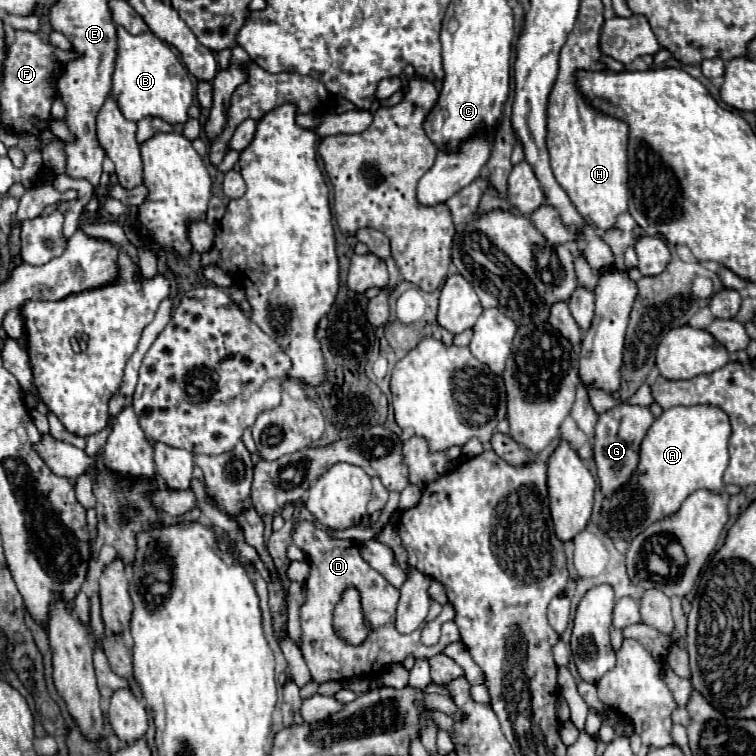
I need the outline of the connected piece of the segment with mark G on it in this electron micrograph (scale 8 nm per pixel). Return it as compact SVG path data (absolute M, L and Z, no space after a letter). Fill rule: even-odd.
M620 405L612 411L598 415L596 437L594 437L594 459L598 467L598 479L602 485L602 493L608 497L618 491L632 475L638 465L638 449L640 441L644 439L648 427L652 425L654 417L648 407L640 405Z

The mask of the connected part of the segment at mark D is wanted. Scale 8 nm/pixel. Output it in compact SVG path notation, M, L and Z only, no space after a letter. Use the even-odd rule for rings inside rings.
M302 521L294 535L292 535L294 545L298 545L308 561L310 561L310 577L306 579L306 599L304 605L300 607L300 623L302 623L302 655L304 661L312 673L312 679L318 683L324 681L344 681L350 679L352 675L362 675L362 677L374 677L380 671L384 671L390 663L400 663L408 655L414 655L416 659L424 657L430 659L438 653L444 651L446 645L460 641L460 633L454 621L446 621L442 625L442 635L440 641L432 647L426 647L420 643L420 633L422 627L418 627L410 635L402 635L394 627L394 615L396 615L396 603L398 603L398 589L392 587L378 571L374 571L360 555L360 547L354 541L342 541L330 537L328 531L318 529L310 521ZM348 587L358 587L362 593L362 607L366 613L366 621L370 625L370 635L368 639L358 645L346 645L342 643L332 629L332 613L336 603L340 601L340 595Z

